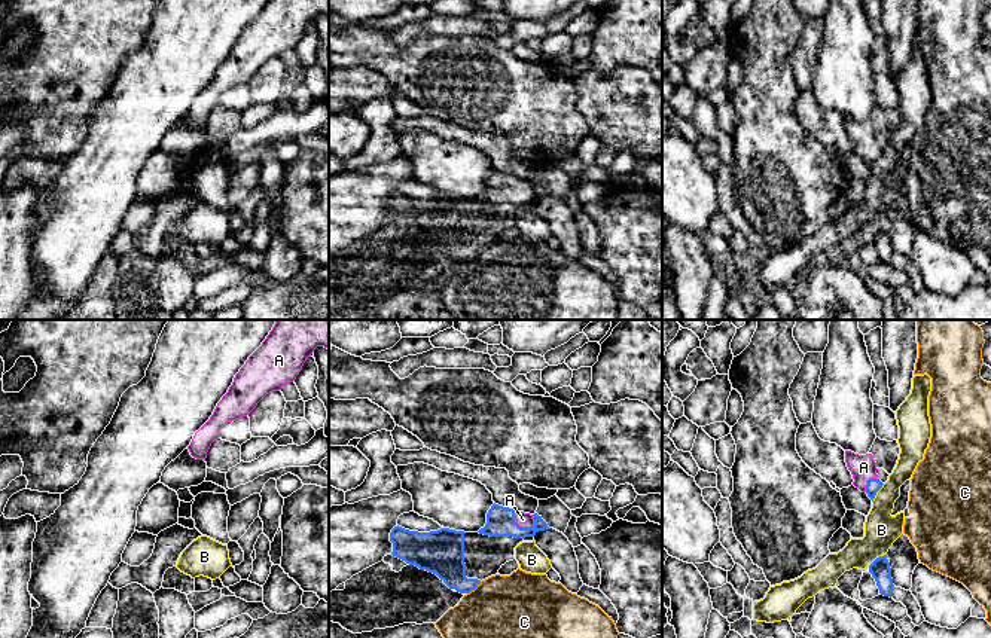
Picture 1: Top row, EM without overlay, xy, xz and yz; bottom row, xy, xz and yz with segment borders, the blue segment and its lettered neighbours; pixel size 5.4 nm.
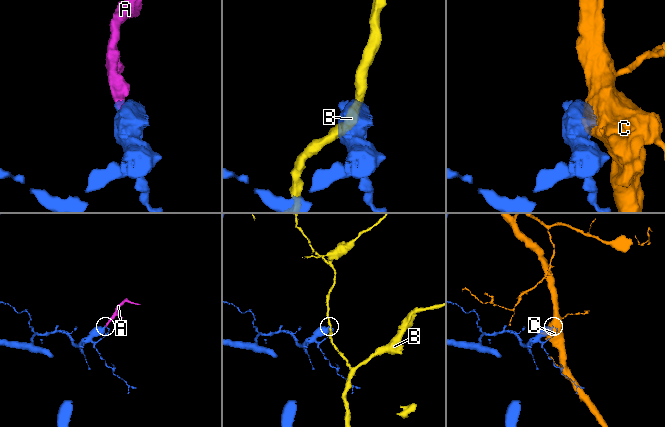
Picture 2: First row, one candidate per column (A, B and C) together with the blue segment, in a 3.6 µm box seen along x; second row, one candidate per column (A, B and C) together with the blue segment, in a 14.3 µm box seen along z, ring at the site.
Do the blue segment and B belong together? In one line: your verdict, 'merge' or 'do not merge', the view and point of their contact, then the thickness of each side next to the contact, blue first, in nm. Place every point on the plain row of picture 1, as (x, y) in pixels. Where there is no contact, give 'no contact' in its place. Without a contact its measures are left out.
do not merge | yz (877, 158) | 80/190 nm

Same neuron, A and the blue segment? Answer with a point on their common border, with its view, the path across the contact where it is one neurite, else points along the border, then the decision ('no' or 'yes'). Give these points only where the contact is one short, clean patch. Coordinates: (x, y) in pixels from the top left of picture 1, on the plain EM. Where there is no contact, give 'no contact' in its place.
contact xz (518, 192); way xz (500, 188), (518, 192), (523, 186); yes

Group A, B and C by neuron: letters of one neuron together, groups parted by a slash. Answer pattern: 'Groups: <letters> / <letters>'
Groups: A / B / C

